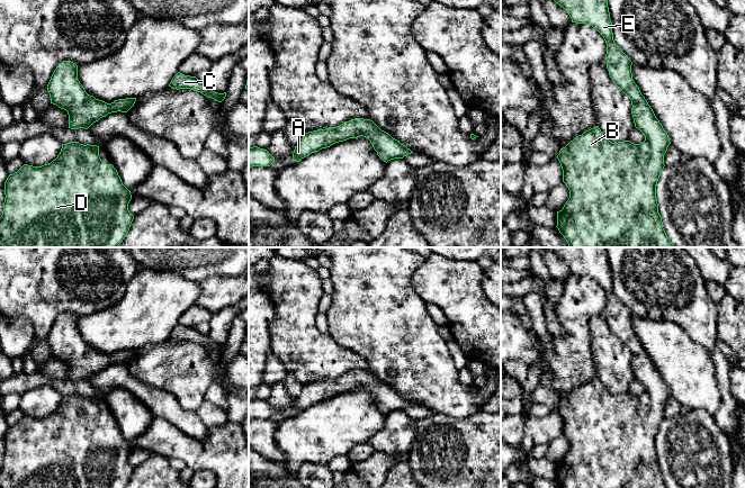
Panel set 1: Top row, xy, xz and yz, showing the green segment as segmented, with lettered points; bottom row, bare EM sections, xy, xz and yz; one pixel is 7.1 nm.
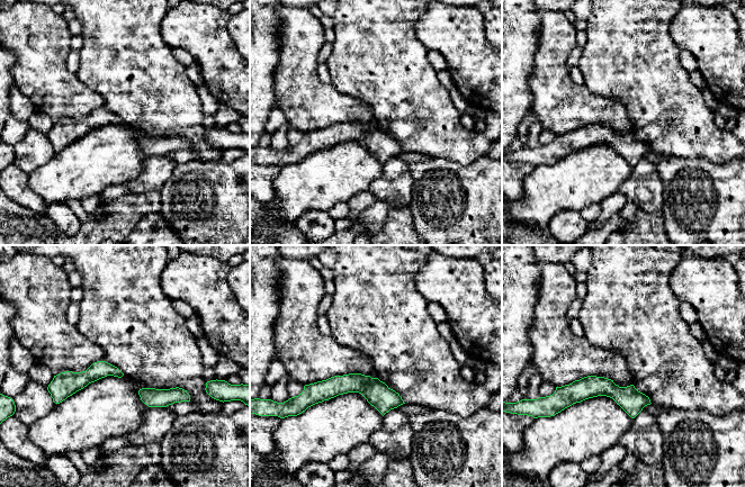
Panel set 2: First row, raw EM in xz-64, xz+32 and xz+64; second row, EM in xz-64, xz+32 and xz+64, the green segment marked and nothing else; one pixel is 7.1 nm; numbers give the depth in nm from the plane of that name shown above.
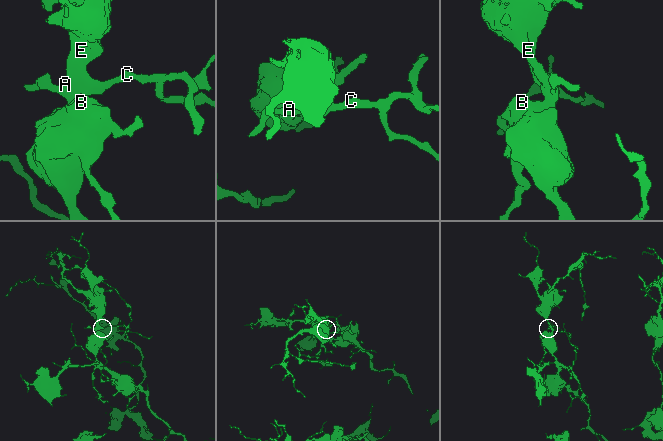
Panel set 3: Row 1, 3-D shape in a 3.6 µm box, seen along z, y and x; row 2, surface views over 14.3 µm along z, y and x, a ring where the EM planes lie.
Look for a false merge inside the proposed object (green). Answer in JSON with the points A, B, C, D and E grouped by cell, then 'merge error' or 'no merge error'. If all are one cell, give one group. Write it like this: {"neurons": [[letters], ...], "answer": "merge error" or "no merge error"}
{"neurons": [["A", "B", "C", "D", "E"]], "answer": "no merge error"}

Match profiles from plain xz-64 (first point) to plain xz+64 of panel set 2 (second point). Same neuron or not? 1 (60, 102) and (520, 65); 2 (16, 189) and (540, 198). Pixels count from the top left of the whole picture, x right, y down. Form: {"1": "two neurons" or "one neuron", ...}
{"1": "two neurons", "2": "two neurons"}

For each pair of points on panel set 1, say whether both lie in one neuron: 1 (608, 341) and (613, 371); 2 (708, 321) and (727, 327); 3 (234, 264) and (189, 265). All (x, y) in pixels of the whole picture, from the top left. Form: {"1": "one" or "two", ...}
{"1": "one", "2": "two", "3": "one"}

